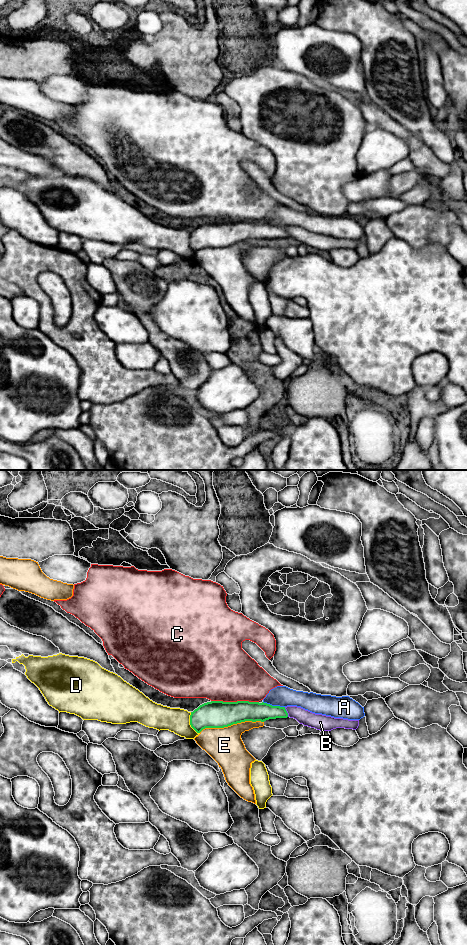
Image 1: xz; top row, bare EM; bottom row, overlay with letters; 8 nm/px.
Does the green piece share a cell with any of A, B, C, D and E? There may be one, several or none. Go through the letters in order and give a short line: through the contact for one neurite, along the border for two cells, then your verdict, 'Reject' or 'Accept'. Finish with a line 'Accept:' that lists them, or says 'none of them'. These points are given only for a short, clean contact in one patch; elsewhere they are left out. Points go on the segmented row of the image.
A: Reject
B: Line: xz (255, 711), (286, 712), (296, 712), (305, 717). Accept
C: Line: xz (211, 700), (258, 702). Reject
D: Reject
E: Reject
Accept: B

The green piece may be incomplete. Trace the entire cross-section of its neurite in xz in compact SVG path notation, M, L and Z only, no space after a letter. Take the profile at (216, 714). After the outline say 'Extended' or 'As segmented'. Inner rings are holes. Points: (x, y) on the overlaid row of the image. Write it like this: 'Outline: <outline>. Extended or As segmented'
Outline: M249 701L204 703L191 712L190 725L197 733L200 733L205 728L224 728L245 721L264 722L269 719L287 717L320 731L331 731L336 728L356 730L359 726L359 720L315 714L297 706L280 707L264 702Z. Extended

